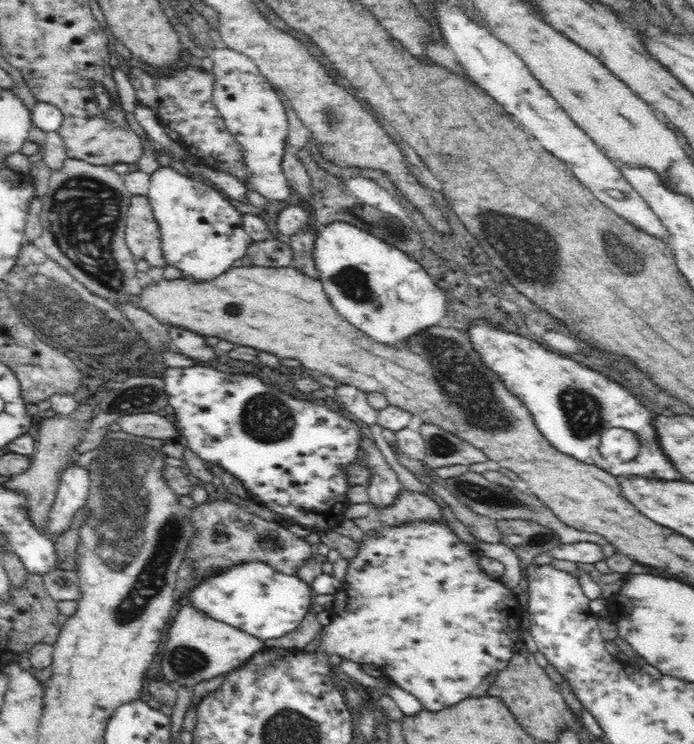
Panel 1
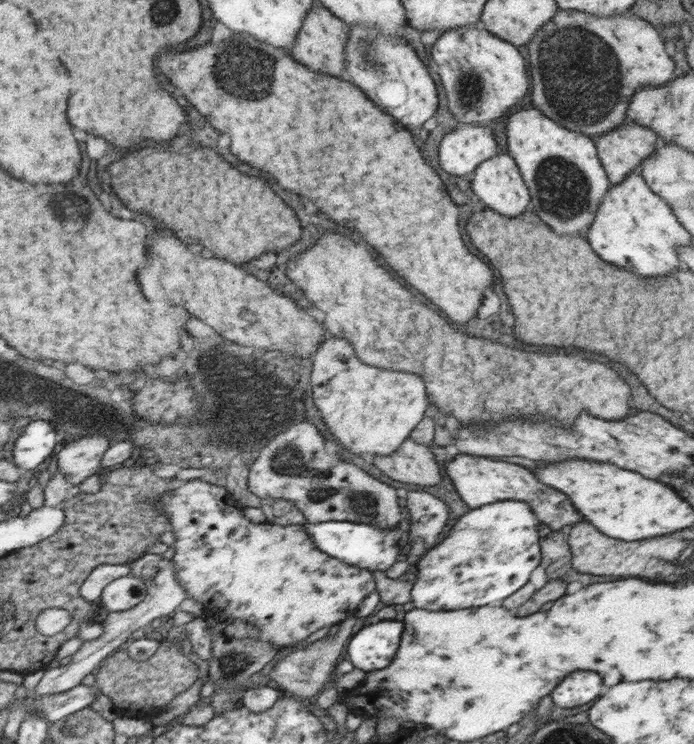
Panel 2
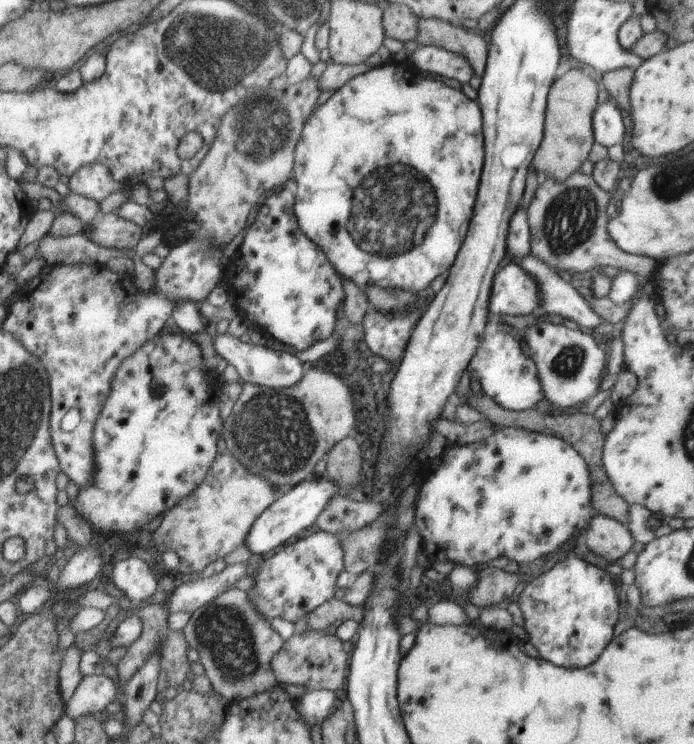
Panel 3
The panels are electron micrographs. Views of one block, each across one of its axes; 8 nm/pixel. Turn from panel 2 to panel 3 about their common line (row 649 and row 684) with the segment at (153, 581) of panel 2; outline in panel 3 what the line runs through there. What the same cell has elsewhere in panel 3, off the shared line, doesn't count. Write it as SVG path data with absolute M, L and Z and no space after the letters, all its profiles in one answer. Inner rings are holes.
M87 676L67 702L67 716L75 722L81 716L107 716L107 706L117 702L117 684L107 676Z

